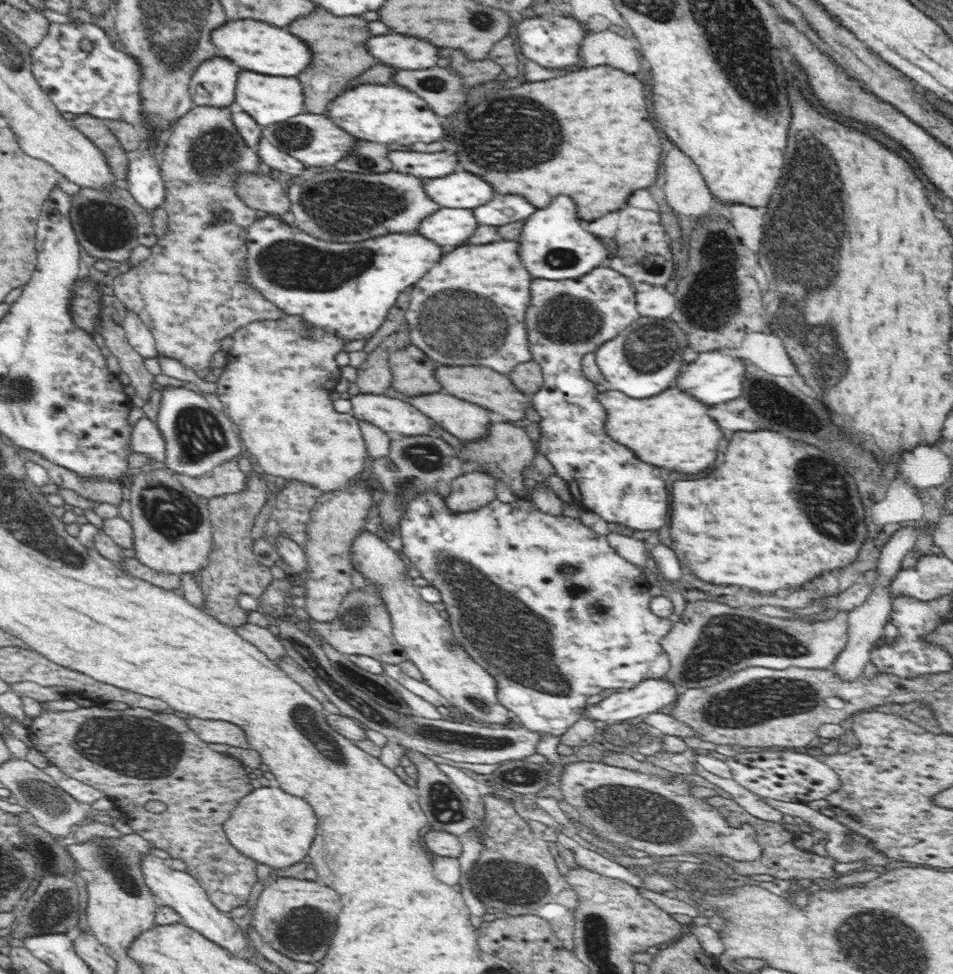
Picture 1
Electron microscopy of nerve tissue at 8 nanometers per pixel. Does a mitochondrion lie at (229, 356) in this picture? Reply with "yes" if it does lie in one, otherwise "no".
no

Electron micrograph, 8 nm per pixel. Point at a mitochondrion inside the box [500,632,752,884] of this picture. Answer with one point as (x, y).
(647, 816)

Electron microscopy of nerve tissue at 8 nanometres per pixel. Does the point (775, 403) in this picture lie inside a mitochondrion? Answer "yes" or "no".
yes

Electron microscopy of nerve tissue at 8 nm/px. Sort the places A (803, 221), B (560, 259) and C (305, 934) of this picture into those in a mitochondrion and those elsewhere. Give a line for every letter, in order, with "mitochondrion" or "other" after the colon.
A: mitochondrion
B: mitochondrion
C: mitochondrion

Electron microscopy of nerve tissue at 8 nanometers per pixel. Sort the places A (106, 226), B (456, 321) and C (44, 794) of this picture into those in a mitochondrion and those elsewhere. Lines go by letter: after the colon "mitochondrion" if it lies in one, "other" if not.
A: mitochondrion
B: mitochondrion
C: mitochondrion

